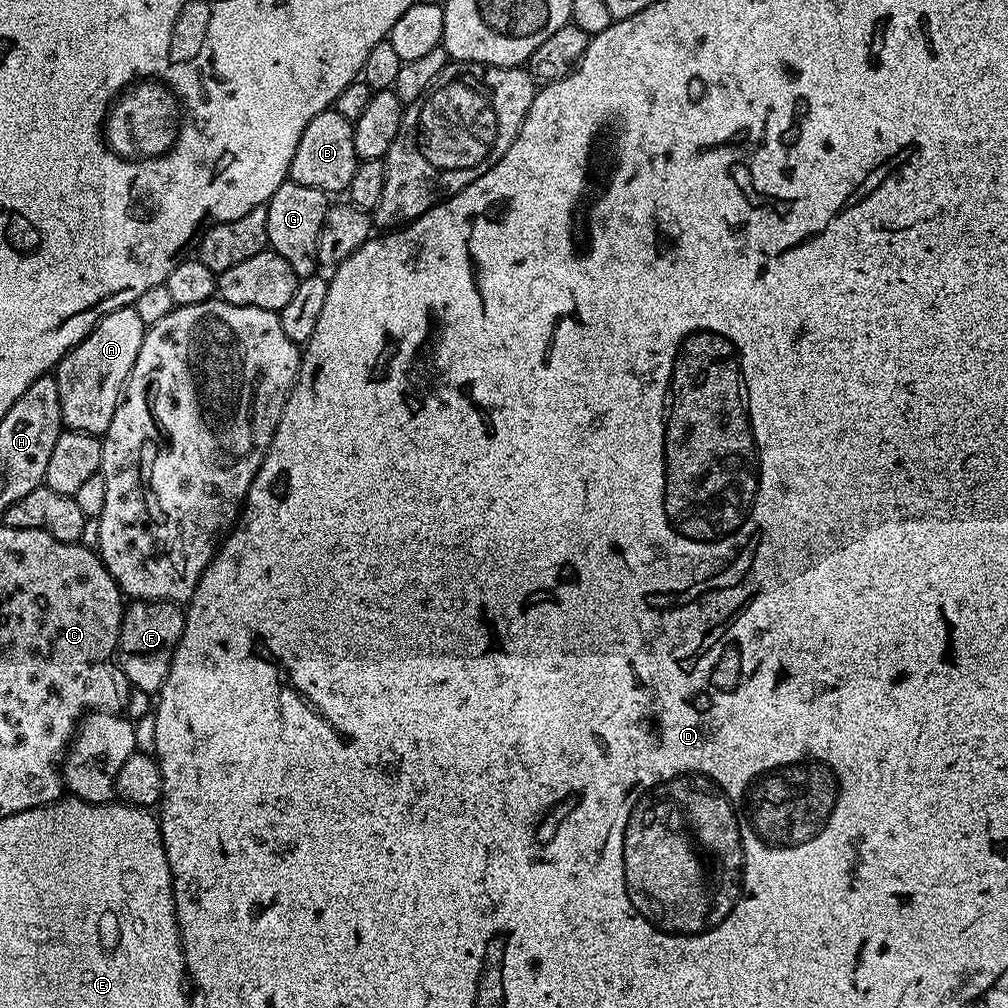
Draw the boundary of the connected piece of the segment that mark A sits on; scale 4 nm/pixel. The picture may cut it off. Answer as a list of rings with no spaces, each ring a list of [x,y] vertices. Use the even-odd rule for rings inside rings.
[[[134,306],[115,308],[113,312],[106,312],[103,318],[92,327],[90,334],[86,338],[82,338],[82,342],[78,342],[76,348],[71,348],[71,350],[60,359],[60,363],[57,364],[54,369],[54,375],[56,377],[56,385],[58,386],[58,398],[60,399],[60,418],[65,429],[73,432],[85,432],[91,436],[103,437],[104,431],[108,429],[110,422],[114,418],[114,410],[120,404],[120,398],[124,394],[124,386],[128,383],[128,375],[134,370],[134,362],[138,358],[138,350],[142,350],[145,331],[146,326],[142,322],[142,318],[138,318],[138,310]]]

